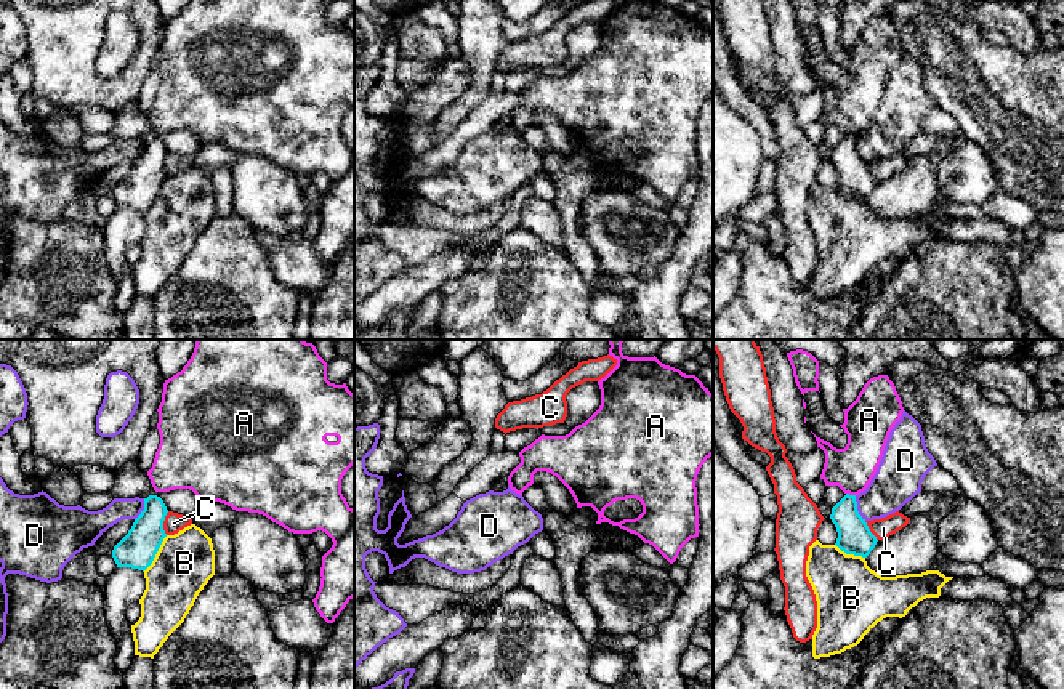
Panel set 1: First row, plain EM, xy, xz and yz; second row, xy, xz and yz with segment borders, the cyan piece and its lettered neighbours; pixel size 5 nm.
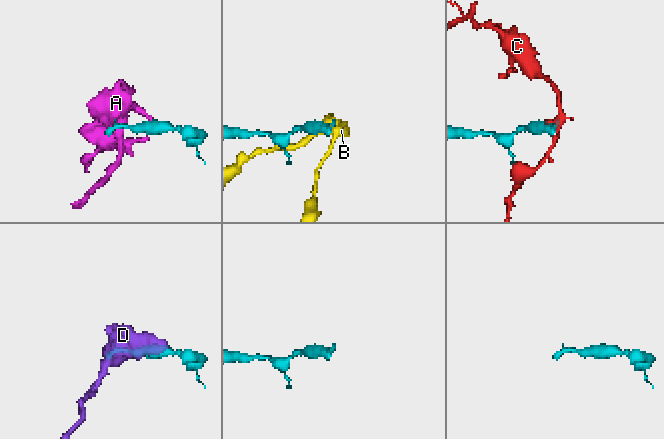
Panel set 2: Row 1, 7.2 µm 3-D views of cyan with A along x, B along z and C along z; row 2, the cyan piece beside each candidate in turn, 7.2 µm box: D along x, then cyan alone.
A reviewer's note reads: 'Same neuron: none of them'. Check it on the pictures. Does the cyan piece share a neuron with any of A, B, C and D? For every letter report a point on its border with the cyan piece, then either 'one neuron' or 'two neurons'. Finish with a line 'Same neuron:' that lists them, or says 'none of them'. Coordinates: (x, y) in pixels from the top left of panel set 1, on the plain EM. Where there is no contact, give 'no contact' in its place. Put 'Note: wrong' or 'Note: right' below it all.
A: yz (851, 136) | two neurons
B: xy (156, 194) | two neurons
C: xy (162, 164) | two neurons
D: yz (856, 149) | two neurons
Same neuron: none of them
Note: right

